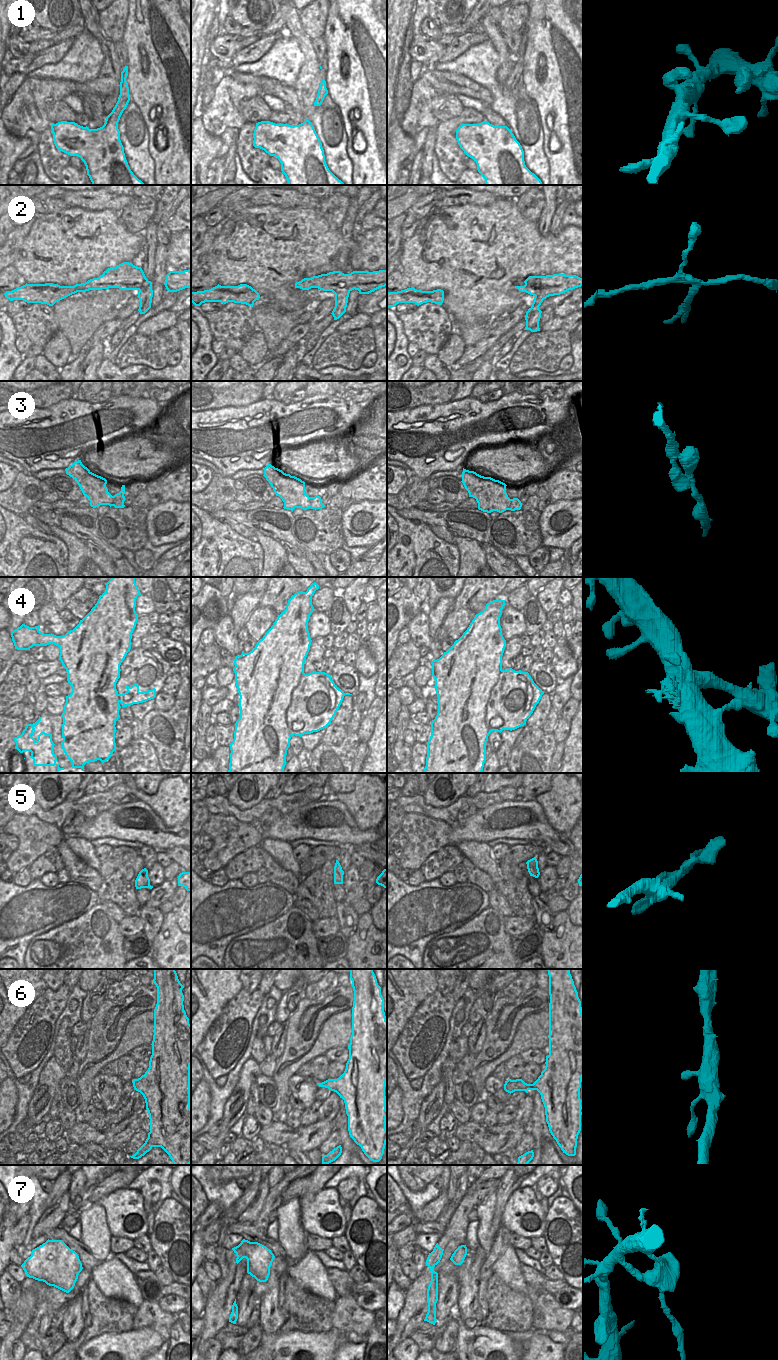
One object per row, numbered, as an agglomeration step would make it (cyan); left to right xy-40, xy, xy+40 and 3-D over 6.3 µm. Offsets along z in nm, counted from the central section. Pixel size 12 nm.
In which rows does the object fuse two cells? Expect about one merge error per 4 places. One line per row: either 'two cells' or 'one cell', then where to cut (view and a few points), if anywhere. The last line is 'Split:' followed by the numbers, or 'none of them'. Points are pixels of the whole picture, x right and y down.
1: one cell; no cut
2: two cells; cut in xy+40 along (551, 289), (547, 286), (541, 286), (540, 292), (535, 296)
3: one cell; no cut
4: two cells; cut in xy along (304, 673), (292, 706), (303, 690), (309, 706), (290, 735)
5: one cell; no cut
6: one cell; no cut
7: two cells; cut in xy along (237, 1257), (241, 1259)
Split: 2, 4, 7

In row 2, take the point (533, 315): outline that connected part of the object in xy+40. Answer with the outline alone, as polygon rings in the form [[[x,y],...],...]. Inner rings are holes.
[[[548,286],[540,287],[540,294],[534,297],[532,306],[526,312],[526,327],[525,330],[530,330],[531,332],[540,331],[539,321],[541,318],[542,311],[539,309],[539,306],[544,299],[550,296],[551,289]]]

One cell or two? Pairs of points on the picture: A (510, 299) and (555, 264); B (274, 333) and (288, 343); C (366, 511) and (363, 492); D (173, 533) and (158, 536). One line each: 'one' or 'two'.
A: one
B: two
C: two
D: one

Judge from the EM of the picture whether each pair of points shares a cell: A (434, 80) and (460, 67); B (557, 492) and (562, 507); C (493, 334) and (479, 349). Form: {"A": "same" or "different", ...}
{"A": "different", "B": "different", "C": "same"}

